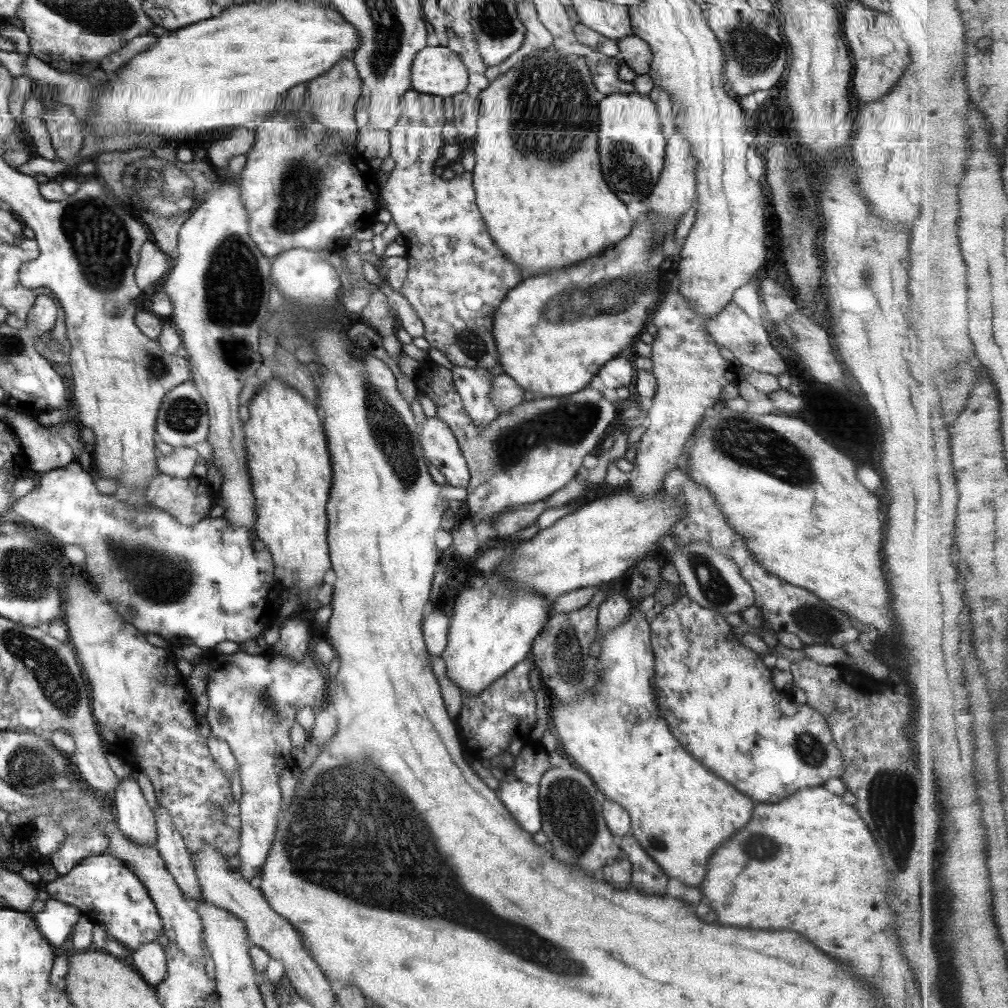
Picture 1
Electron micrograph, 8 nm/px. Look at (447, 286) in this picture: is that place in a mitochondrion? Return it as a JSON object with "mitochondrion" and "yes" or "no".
{"mitochondrion":"no"}

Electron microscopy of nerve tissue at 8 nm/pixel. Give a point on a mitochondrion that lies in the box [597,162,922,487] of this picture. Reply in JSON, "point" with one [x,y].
{"point":[757,345]}

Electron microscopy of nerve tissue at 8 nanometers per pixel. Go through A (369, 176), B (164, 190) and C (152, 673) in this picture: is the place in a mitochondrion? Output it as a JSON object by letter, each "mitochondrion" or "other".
{"A":"other","B":"mitochondrion","C":"other"}

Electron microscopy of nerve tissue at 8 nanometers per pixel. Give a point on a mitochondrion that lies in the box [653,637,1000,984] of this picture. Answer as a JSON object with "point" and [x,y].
{"point":[884,788]}

